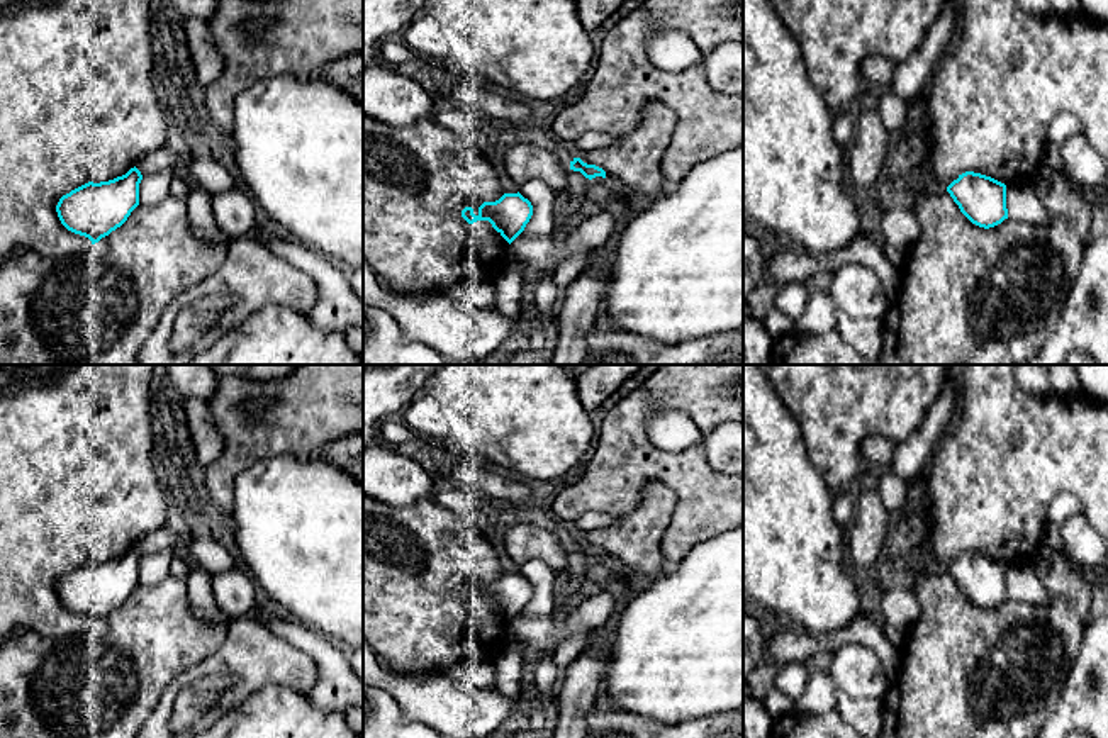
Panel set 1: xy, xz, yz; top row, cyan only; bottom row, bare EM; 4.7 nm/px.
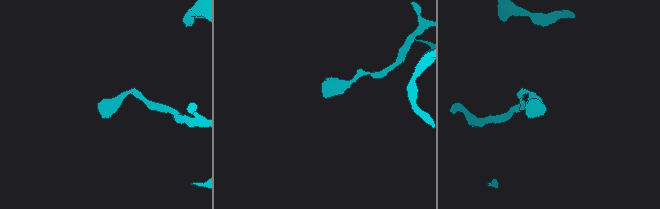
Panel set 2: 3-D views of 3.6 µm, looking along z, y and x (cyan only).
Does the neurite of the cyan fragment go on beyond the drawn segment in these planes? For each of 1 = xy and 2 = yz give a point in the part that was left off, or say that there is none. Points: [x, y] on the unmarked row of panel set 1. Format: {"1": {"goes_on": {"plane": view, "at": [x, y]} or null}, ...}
{"1": {"goes_on": null}, "2": {"goes_on": null}}

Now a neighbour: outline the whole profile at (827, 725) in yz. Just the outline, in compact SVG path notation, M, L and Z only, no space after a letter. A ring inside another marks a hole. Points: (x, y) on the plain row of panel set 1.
M837 707L821 714L791 713L772 723L770 738L865 738Z

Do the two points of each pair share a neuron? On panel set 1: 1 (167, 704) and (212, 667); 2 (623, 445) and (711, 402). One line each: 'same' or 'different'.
1: same
2: same

